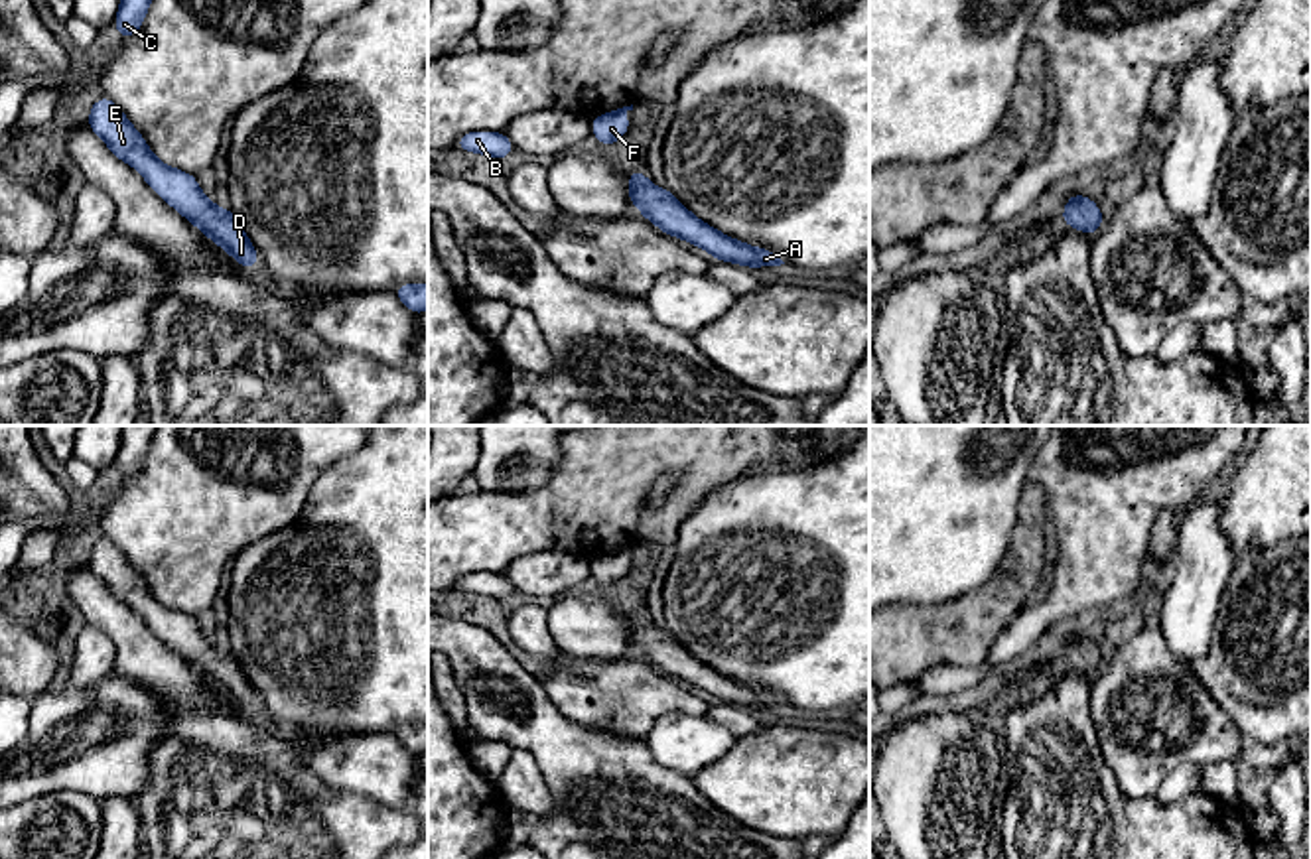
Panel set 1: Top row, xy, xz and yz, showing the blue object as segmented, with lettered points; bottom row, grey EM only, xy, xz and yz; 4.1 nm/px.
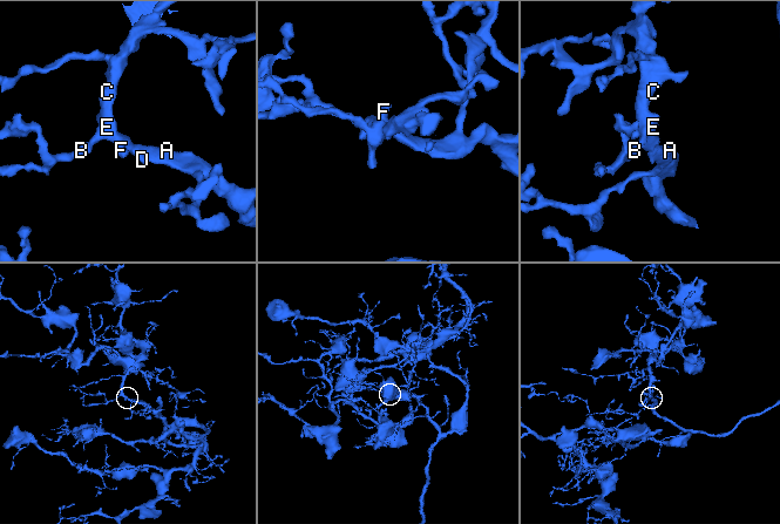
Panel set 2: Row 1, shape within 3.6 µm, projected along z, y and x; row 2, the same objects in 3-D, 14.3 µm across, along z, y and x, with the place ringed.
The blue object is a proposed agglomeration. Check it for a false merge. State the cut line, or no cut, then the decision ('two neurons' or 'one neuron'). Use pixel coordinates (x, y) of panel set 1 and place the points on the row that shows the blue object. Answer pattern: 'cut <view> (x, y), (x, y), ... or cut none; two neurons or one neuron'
cut none; one neuron

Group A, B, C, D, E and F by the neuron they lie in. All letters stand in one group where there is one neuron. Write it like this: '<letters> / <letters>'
A B C D E F

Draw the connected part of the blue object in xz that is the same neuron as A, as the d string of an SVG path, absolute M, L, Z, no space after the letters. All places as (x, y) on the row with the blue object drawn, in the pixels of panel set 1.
M629 171L627 181L631 185L629 201L641 209L645 219L662 232L708 250L714 260L735 262L747 268L785 264L769 248L747 246L696 219L668 189L655 187L643 171Z

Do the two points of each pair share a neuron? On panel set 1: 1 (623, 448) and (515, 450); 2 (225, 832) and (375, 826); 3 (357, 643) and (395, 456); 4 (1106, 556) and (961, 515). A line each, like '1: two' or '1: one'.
1: two
2: one
3: one
4: two

